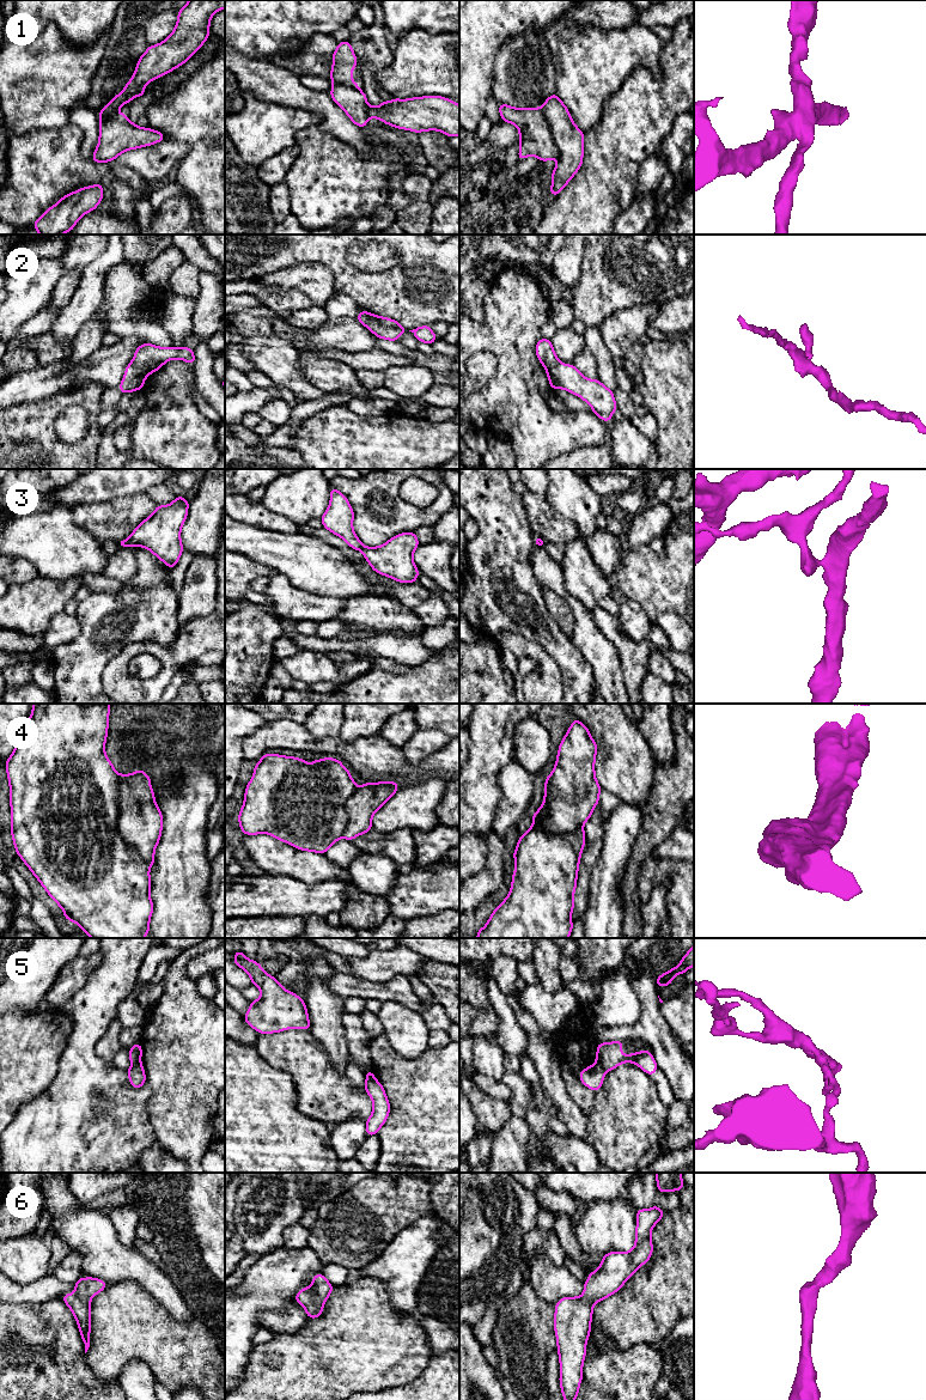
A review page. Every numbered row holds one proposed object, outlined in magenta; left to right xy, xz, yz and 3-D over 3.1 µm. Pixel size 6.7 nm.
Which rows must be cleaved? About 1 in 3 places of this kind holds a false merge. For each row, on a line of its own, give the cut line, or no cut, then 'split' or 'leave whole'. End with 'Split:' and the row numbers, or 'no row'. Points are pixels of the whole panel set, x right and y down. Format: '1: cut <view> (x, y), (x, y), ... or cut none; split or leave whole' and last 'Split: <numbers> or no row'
1: cut yz (541, 108), (549, 127), (552, 140), (559, 152), (559, 158); split
2: cut xz (366, 317), (373, 321), (376, 332); split
3: cut xz (364, 547), (360, 549); split
4: cut none; leave whole
5: cut yz (597, 1061), (605, 1071); split
6: cut none; leave whole
Split: 1, 2, 3, 5

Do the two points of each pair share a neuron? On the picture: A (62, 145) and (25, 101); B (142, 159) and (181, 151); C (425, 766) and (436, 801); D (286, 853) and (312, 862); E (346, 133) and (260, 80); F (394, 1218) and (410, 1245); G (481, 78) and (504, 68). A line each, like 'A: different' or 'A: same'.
A: different
B: same
C: different
D: same
E: same
F: different
G: different

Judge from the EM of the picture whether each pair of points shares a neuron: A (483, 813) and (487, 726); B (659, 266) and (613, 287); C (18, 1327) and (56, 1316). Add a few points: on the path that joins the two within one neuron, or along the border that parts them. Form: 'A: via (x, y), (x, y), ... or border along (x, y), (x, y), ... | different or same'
A: via (483, 791), (483, 783), (488, 778), (488, 748) | same
B: via (647, 266), (634, 266), (625, 275) | same
C: via (28, 1327), (38, 1327), (47, 1320) | same

